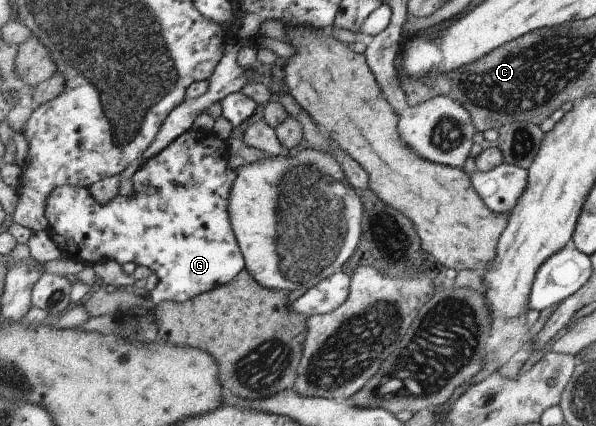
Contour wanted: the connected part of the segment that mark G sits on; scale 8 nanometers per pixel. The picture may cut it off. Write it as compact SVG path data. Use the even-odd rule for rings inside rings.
M191 129L182 134L177 140L174 140L168 147L163 149L163 152L150 158L147 162L143 162L134 173L132 179L132 194L130 196L118 196L113 199L108 205L102 205L95 200L90 189L85 187L72 187L67 185L56 188L49 196L47 208L45 208L45 218L47 218L47 225L53 240L60 246L61 250L65 252L67 258L71 260L80 261L84 264L96 265L99 263L106 263L107 261L115 261L119 264L124 262L133 262L136 265L143 265L148 267L151 271L156 273L159 278L155 291L150 293L148 309L156 311L156 308L161 304L169 301L176 303L184 303L191 300L193 297L199 296L203 293L215 290L221 285L230 283L241 271L246 268L246 260L244 259L244 252L240 247L236 234L231 226L230 216L230 192L232 191L235 179L238 178L239 168L229 168L230 142L228 139L221 139L213 130L210 131L201 129Z

